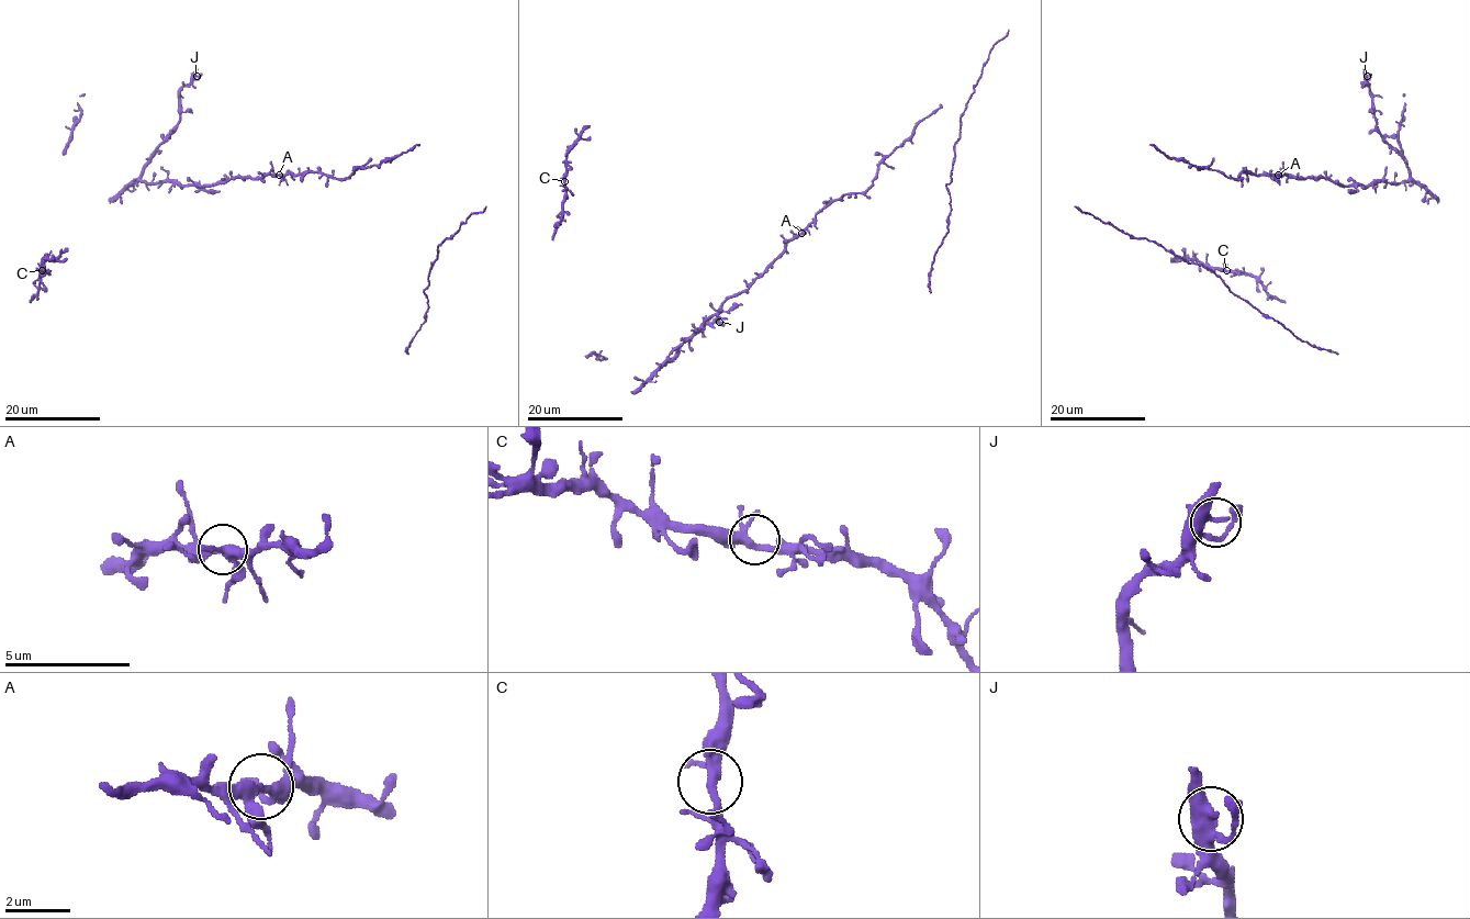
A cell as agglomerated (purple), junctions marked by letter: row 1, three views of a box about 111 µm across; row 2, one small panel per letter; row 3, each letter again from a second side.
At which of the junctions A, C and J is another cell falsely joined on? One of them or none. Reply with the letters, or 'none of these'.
none of these

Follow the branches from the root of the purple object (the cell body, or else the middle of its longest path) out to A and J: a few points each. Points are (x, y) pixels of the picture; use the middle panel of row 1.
A: (785, 250), (786, 243), (801, 234)
J: (785, 250), (745, 290), (730, 297), (662, 363), (669, 362), (705, 324), (719, 322)

